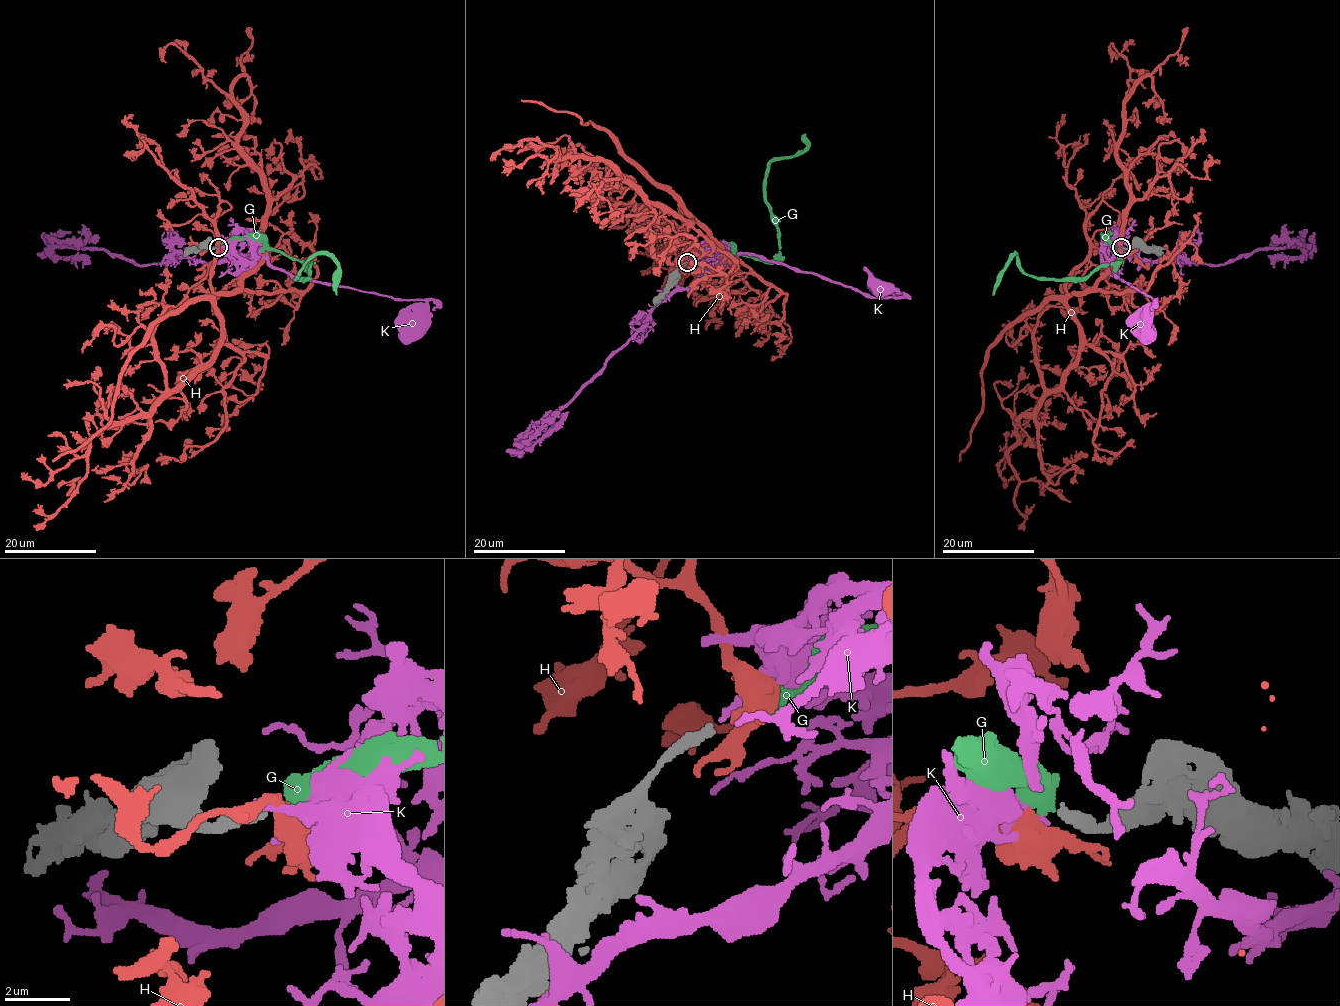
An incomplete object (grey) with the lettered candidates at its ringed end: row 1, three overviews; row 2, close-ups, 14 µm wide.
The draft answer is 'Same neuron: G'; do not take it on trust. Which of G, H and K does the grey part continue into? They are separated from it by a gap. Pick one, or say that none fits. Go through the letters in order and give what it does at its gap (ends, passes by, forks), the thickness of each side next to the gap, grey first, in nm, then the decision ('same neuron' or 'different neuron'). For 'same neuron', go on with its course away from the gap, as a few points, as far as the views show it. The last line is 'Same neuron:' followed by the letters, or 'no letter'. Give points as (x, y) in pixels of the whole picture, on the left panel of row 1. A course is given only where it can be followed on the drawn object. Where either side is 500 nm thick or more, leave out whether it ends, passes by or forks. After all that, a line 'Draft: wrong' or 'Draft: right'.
G: it ends; calibres 320 and 440 nm; same neuron; course (220, 246), (261, 238), (311, 265), (306, 278), (297, 279), (313, 257), (327, 253), (337, 265), (336, 295)
H: it forks; calibres 320 and 360 nm; different neuron
K: it ends; calibres 320 and 280 nm; different neuron
Same neuron: G
Draft: right

